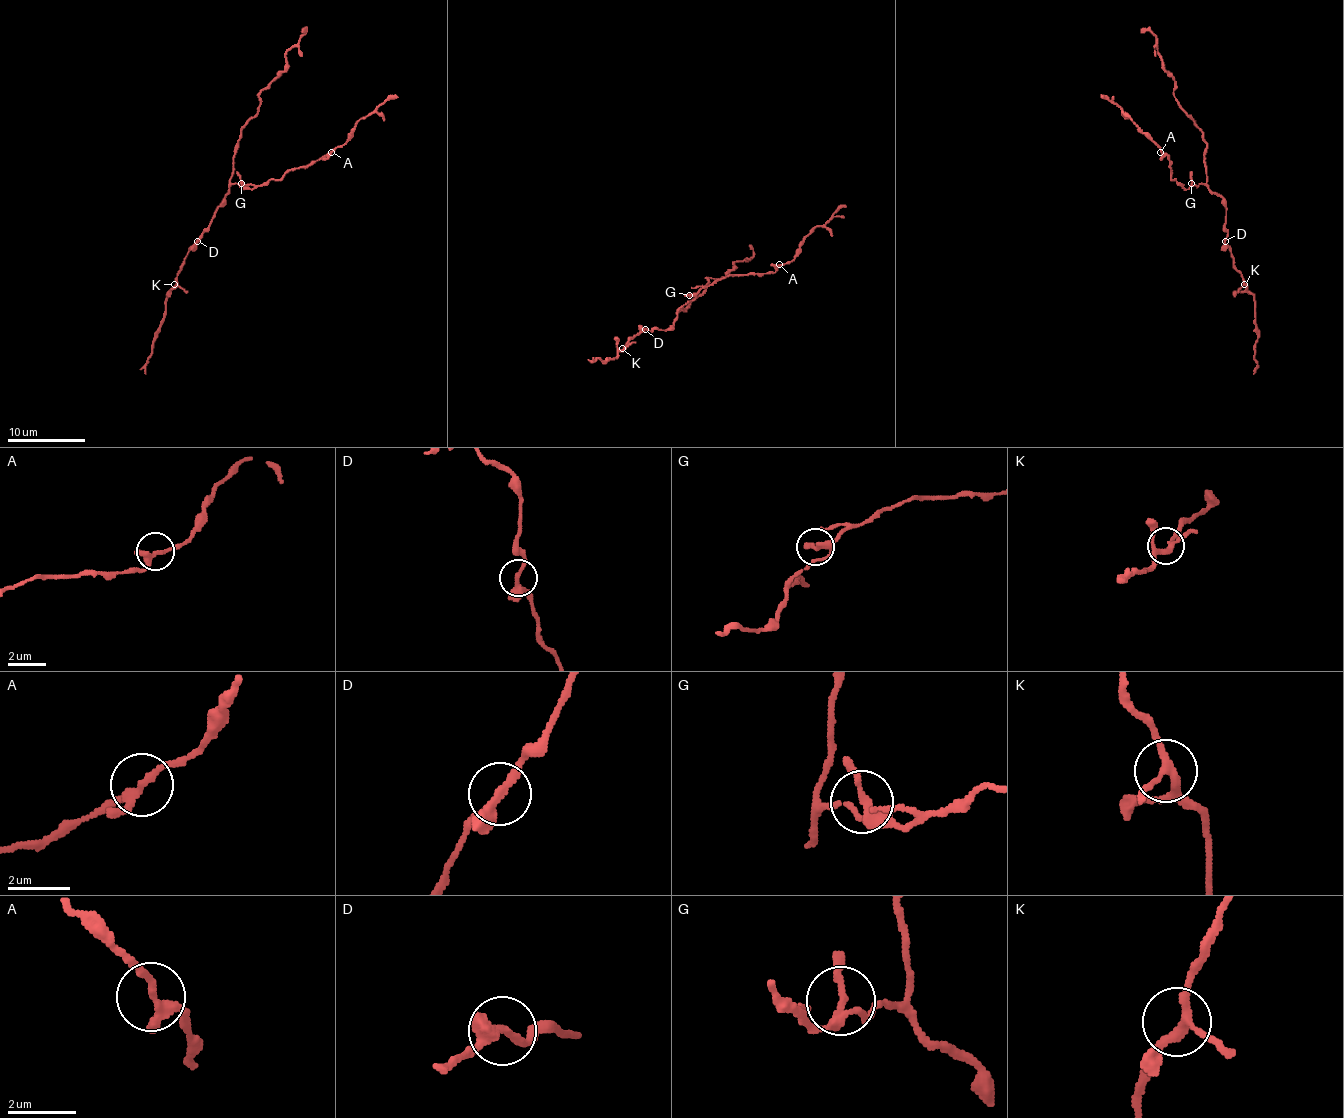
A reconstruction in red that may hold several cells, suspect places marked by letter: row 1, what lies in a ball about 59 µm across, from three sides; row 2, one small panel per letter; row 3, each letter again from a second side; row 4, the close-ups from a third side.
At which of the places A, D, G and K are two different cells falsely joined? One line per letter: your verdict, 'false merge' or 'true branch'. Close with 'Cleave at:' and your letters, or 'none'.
A: true branch
D: true branch
G: true branch
K: true branch
Cleave at: none

